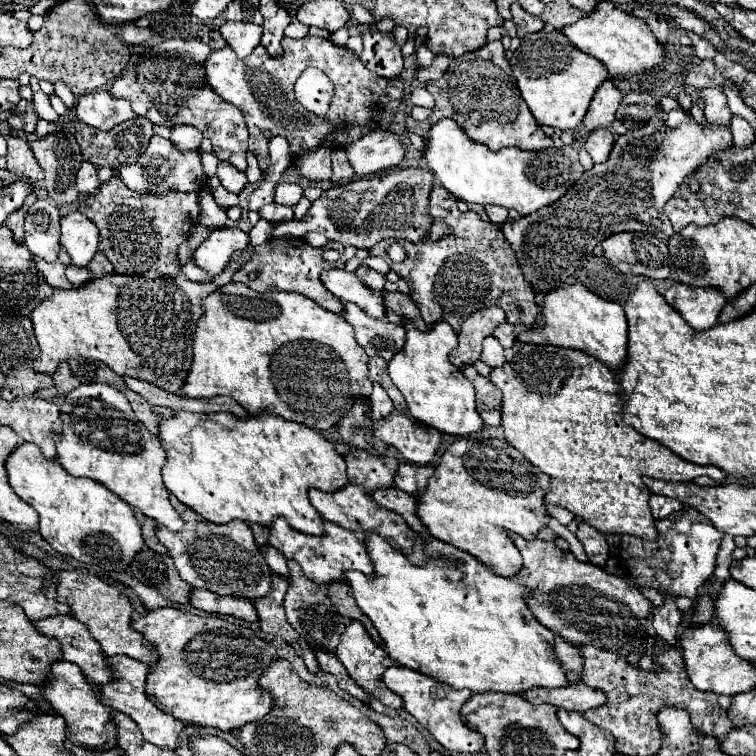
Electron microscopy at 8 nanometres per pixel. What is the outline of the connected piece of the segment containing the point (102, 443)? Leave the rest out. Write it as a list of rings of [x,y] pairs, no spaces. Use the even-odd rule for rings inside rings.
[[[80,384],[64,398],[86,398],[86,402],[60,404],[62,430],[54,432],[58,462],[74,476],[100,480],[124,502],[138,508],[142,514],[154,518],[170,530],[182,530],[184,520],[172,508],[162,482],[162,466],[166,452],[156,434],[152,434],[132,412],[130,402],[116,388],[106,384]]]

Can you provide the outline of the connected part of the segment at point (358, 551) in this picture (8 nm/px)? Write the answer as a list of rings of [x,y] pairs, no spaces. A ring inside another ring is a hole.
[[[276,518],[270,526],[270,538],[268,542],[278,548],[286,558],[296,560],[304,574],[314,580],[316,584],[330,584],[330,582],[344,582],[342,572],[344,570],[360,570],[364,574],[372,574],[372,562],[368,558],[368,552],[362,544],[362,538],[338,524],[332,524],[330,520],[324,520],[324,528],[326,534],[322,536],[312,536],[312,534],[302,534],[298,530],[294,530],[286,518]]]

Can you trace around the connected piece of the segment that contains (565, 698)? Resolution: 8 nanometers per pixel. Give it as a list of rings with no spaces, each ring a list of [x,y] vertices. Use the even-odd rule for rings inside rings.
[[[574,682],[562,688],[530,688],[520,692],[520,696],[532,704],[552,704],[556,708],[566,708],[574,712],[596,708],[606,700],[602,690],[590,688],[584,682]]]

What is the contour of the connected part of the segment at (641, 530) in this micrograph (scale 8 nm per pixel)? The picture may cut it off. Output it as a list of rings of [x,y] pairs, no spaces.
[[[522,344],[510,362],[500,368],[492,368],[490,380],[502,390],[504,440],[530,464],[550,476],[550,490],[544,500],[574,512],[604,534],[634,534],[644,540],[656,538],[656,526],[648,506],[650,490],[642,482],[642,476],[662,478],[668,482],[688,482],[698,476],[710,476],[716,482],[726,480],[726,474],[720,468],[686,462],[660,442],[654,442],[652,438],[624,424],[620,386],[614,372],[598,358],[582,350]]]

